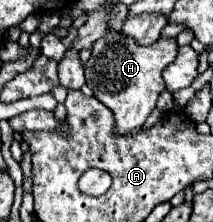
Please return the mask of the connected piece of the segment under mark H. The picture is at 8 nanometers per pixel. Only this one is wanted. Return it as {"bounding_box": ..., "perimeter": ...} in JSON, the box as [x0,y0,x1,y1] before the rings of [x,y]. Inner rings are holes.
{"bounding_box":[85,32,177,134],"perimeter":[[[107,32],[91,48],[91,58],[85,64],[87,86],[93,90],[93,96],[101,100],[115,118],[115,134],[133,134],[139,132],[147,116],[153,112],[159,94],[165,90],[163,70],[177,56],[175,40],[161,38],[149,46],[139,46],[135,40],[123,36],[121,32]]]}

